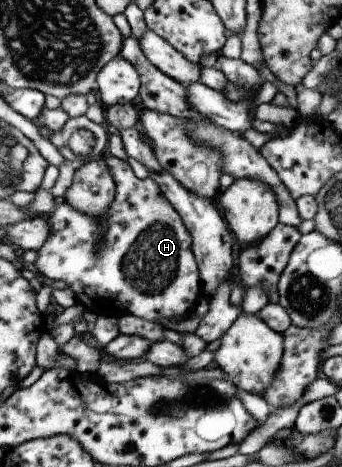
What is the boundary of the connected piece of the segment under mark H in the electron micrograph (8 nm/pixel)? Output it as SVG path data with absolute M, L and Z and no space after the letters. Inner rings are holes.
M106 153L102 158L111 170L116 185L106 229L101 230L89 216L80 214L67 203L57 206L51 211L52 234L37 252L39 258L31 268L53 281L65 281L72 289L77 304L84 311L98 316L119 317L129 313L144 320L161 321L163 317L171 315L187 315L200 297L199 293L203 293L198 265L192 252L192 235L152 177L137 178L127 160L117 156Z

